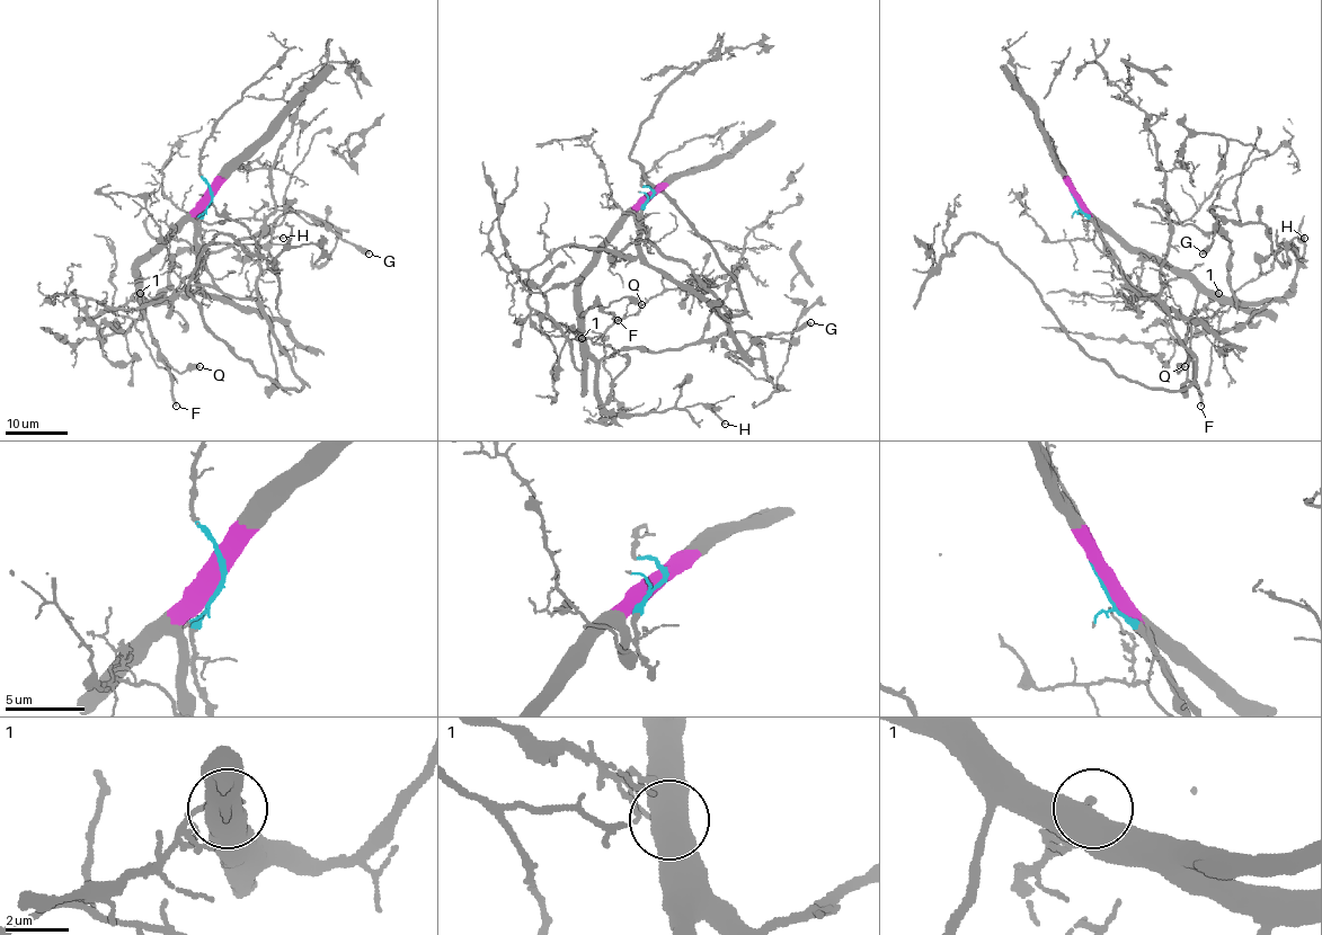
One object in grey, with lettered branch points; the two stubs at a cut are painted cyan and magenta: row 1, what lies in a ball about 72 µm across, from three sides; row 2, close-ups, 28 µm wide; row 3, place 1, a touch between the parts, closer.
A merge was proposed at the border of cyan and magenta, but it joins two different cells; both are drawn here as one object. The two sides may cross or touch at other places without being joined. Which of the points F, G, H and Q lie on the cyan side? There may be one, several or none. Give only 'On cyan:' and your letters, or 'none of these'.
On cyan: none of these

